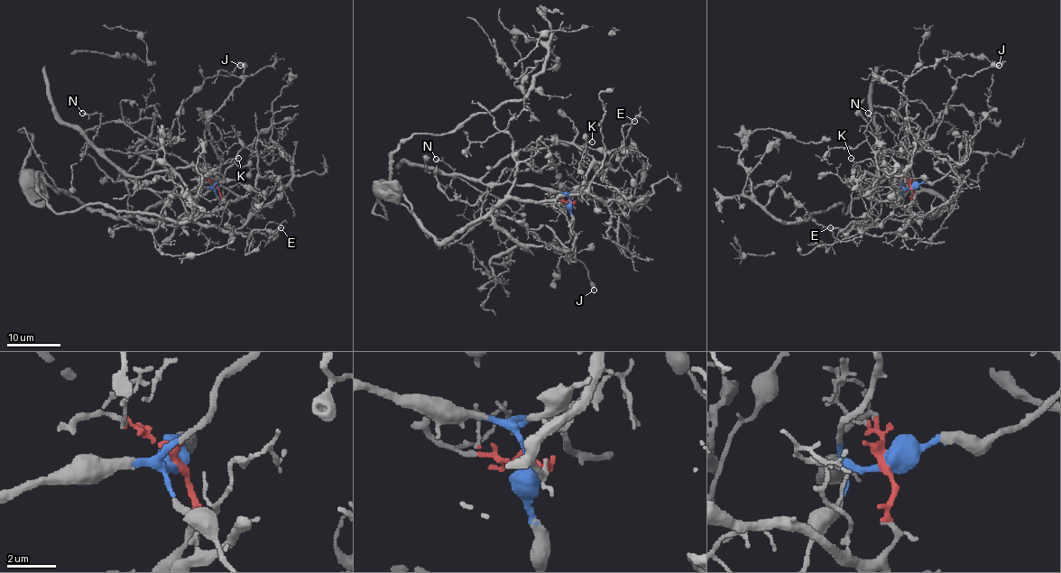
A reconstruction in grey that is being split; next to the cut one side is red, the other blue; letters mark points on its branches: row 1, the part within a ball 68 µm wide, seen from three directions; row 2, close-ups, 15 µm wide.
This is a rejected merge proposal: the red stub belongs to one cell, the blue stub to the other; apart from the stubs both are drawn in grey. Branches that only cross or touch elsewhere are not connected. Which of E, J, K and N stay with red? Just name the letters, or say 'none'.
E, N

